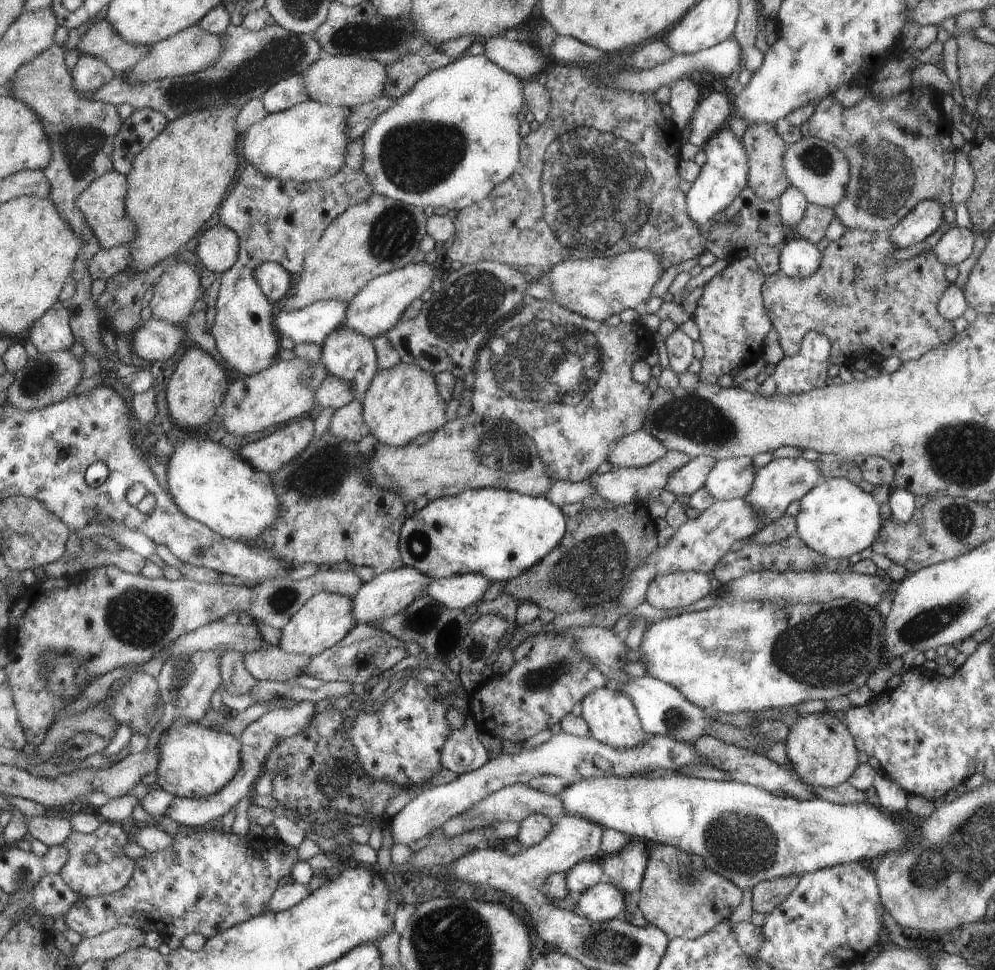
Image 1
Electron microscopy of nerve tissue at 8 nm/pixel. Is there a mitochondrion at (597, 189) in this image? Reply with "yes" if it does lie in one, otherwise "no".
yes

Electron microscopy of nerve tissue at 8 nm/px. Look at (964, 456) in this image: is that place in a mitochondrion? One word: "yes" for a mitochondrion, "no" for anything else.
yes

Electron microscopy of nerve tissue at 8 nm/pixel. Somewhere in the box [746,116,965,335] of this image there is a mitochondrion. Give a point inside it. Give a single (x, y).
(886, 182)

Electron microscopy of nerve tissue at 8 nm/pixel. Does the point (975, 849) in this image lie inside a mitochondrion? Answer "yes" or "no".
yes

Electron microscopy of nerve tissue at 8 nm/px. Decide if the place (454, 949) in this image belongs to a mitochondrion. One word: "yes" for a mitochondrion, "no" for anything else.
yes

